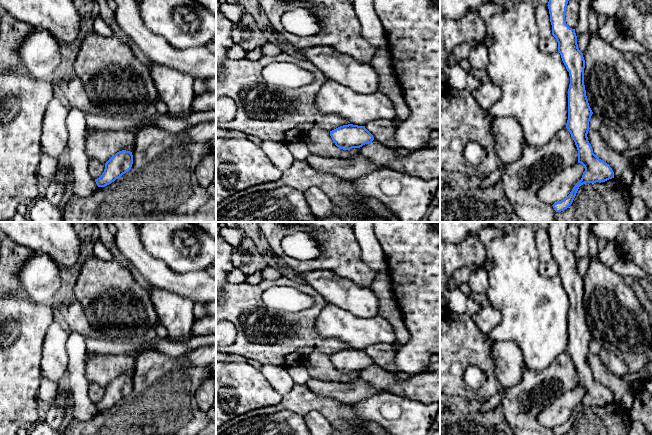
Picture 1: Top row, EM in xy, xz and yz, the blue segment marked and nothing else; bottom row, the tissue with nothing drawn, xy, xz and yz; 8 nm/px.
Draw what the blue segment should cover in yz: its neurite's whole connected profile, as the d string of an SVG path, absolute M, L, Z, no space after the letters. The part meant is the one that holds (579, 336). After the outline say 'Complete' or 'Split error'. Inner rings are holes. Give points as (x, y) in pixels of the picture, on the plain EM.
M549 222L548 233L550 238L550 246L552 249L552 259L558 266L558 276L561 279L562 285L566 290L570 300L570 308L568 313L568 344L566 352L571 358L575 369L578 374L578 387L581 387L585 395L583 396L582 402L573 411L570 418L561 425L554 427L552 430L555 435L564 435L573 426L579 411L585 407L596 407L605 406L609 403L614 402L614 396L609 388L599 383L594 377L591 368L588 365L589 345L593 338L588 323L586 320L586 314L584 309L584 292L585 284L583 277L579 274L577 268L577 260L575 253L570 252L566 248L565 236L569 222Z. Complete

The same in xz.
M353 348L343 349L330 355L330 360L335 369L343 374L360 372L374 364L373 359L364 350Z. Complete

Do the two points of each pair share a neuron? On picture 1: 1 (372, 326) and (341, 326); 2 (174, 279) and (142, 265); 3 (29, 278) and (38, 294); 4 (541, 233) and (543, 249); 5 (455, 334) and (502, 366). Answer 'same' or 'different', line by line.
1: same
2: same
3: same
4: same
5: different

